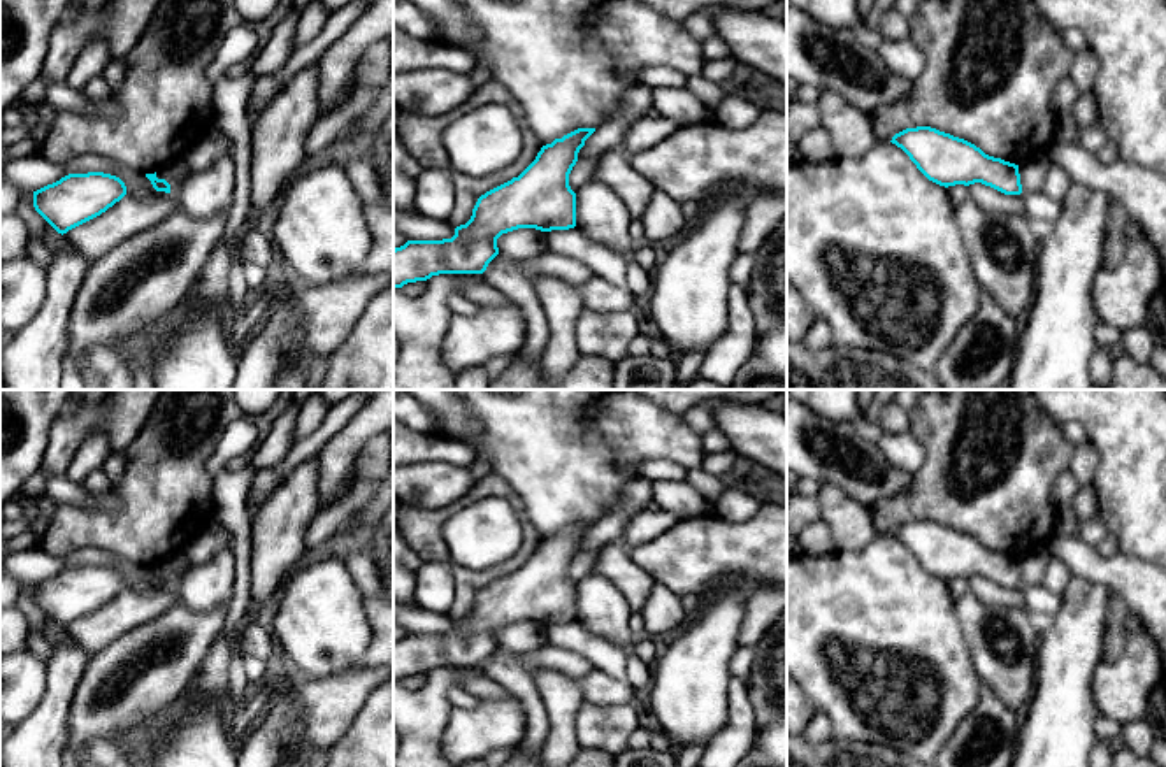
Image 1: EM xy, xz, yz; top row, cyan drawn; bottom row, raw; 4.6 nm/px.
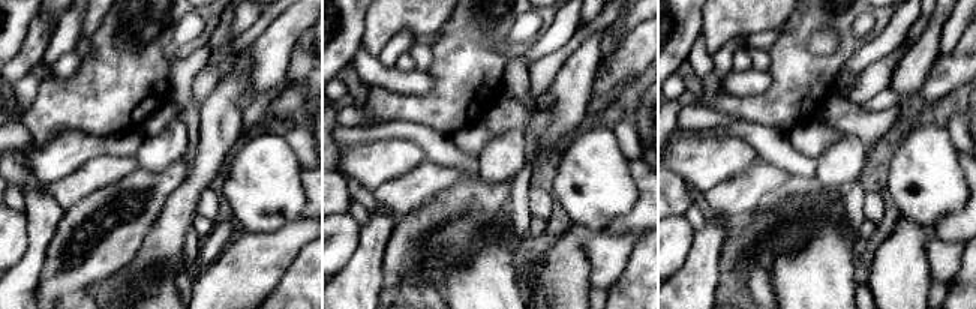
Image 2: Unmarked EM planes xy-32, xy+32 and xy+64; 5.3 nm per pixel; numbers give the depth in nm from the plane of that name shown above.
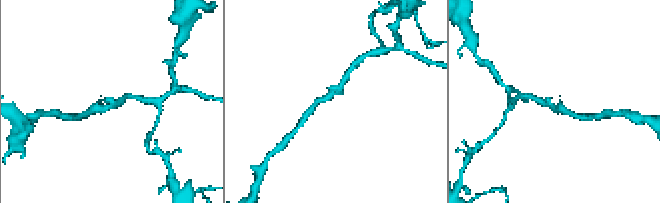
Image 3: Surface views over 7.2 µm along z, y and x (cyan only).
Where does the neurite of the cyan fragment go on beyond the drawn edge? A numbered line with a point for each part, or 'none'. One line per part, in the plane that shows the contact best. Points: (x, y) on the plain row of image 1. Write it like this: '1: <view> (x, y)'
none

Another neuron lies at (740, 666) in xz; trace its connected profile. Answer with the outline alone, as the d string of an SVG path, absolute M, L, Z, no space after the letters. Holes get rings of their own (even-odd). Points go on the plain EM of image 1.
M739 646L729 663L731 676L746 681L752 670L753 658L755 658L753 646Z

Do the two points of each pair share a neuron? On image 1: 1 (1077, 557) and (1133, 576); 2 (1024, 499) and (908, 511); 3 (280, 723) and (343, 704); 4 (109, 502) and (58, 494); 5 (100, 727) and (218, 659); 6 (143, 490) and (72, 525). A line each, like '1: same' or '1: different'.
1: same
2: same
3: same
4: same
5: different
6: same

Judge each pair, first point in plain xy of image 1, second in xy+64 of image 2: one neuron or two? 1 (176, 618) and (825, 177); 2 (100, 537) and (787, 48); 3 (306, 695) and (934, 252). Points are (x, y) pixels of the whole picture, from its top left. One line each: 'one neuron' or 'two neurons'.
1: two neurons
2: one neuron
3: one neuron

